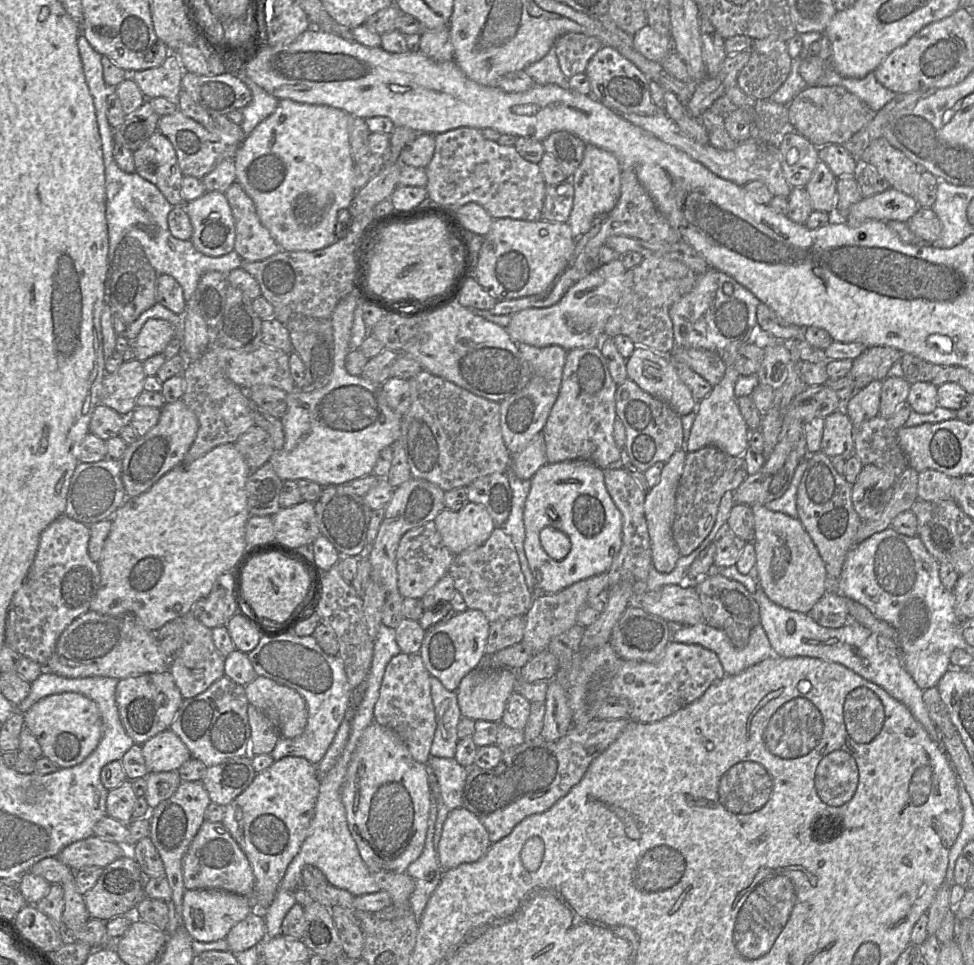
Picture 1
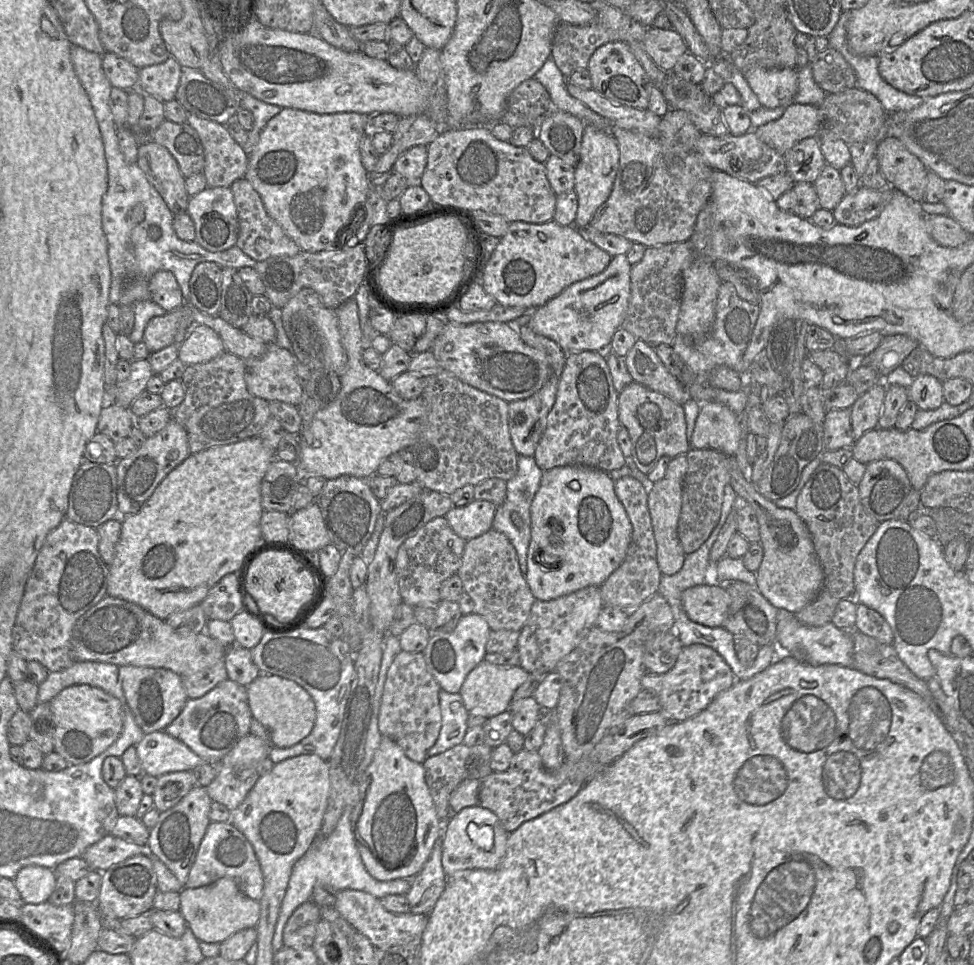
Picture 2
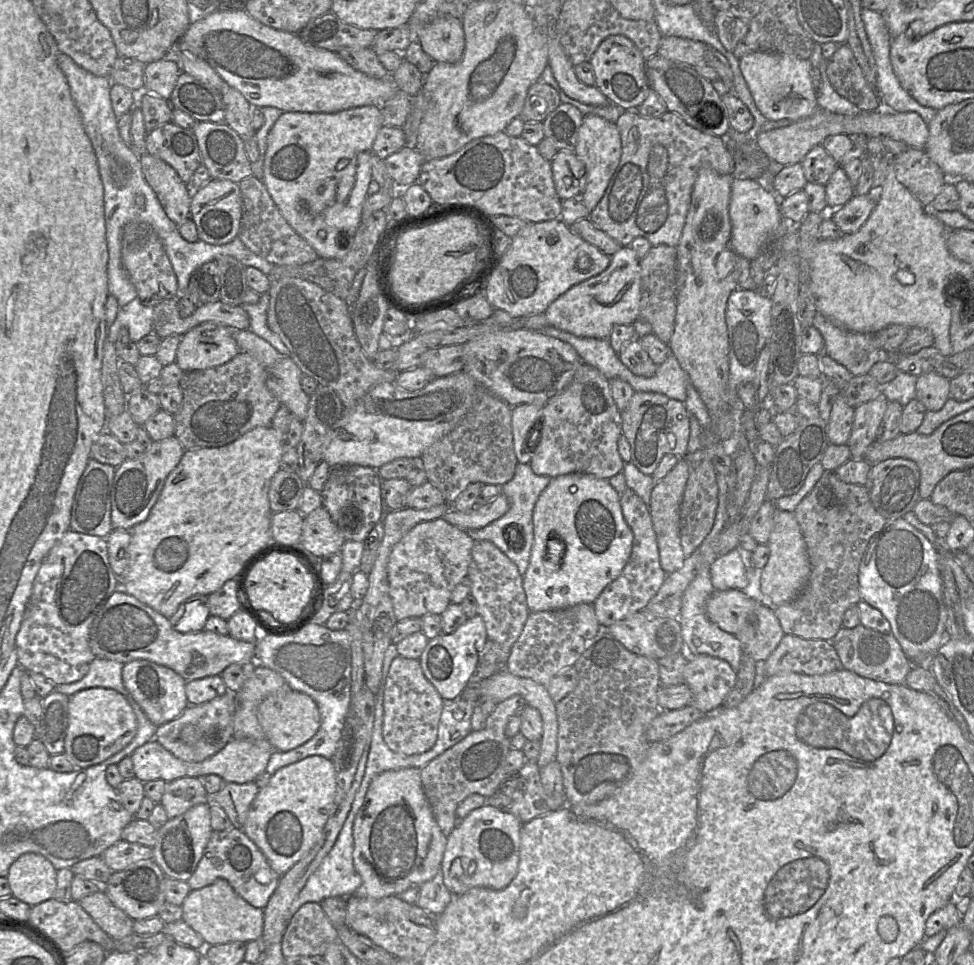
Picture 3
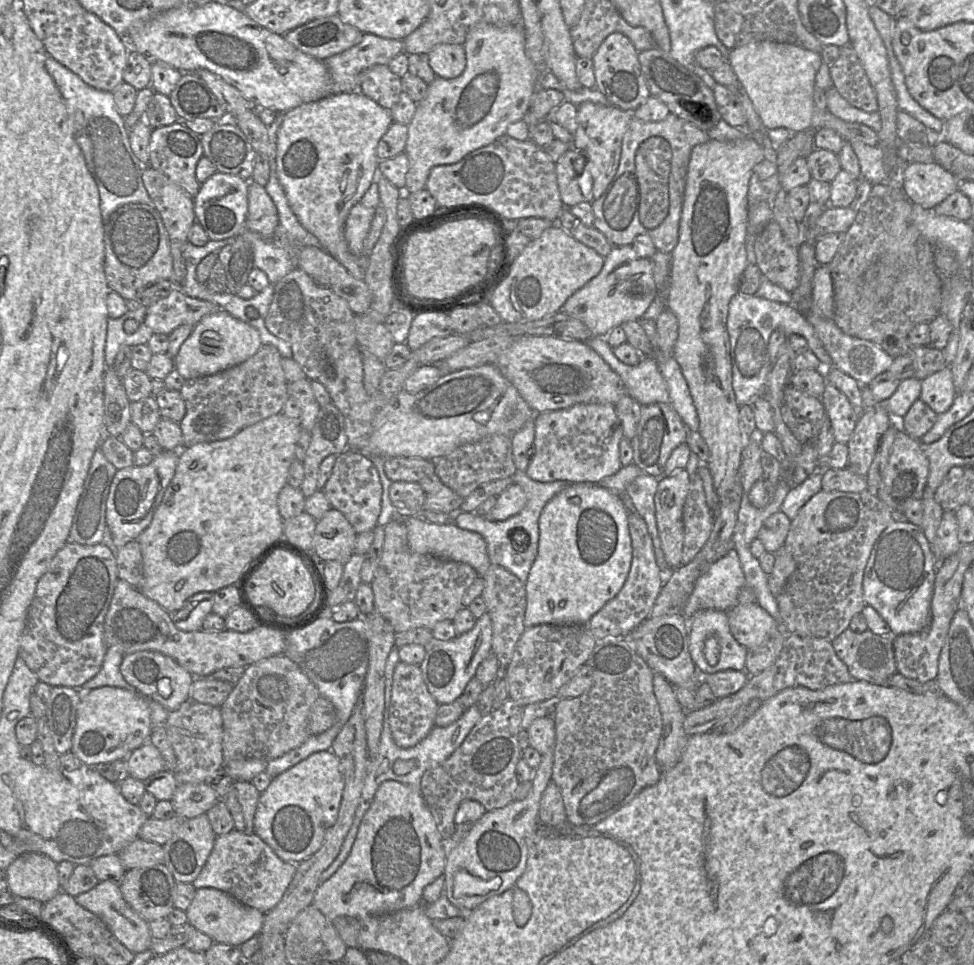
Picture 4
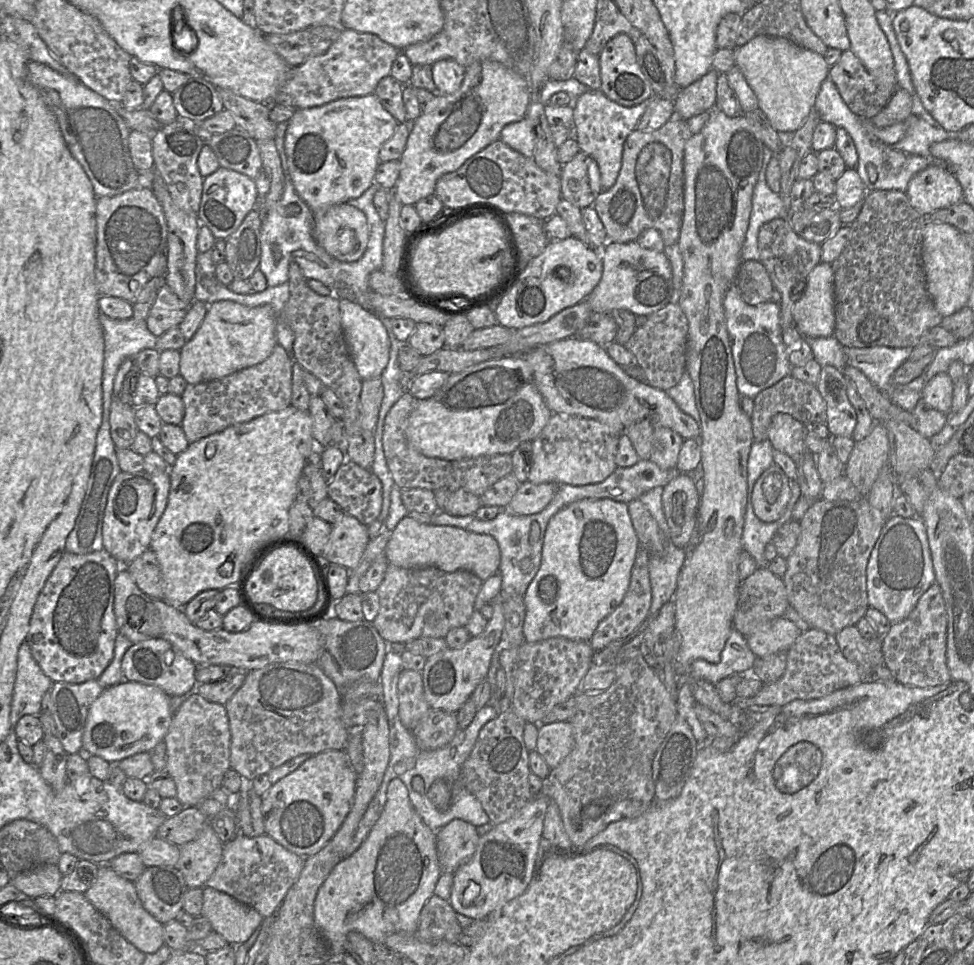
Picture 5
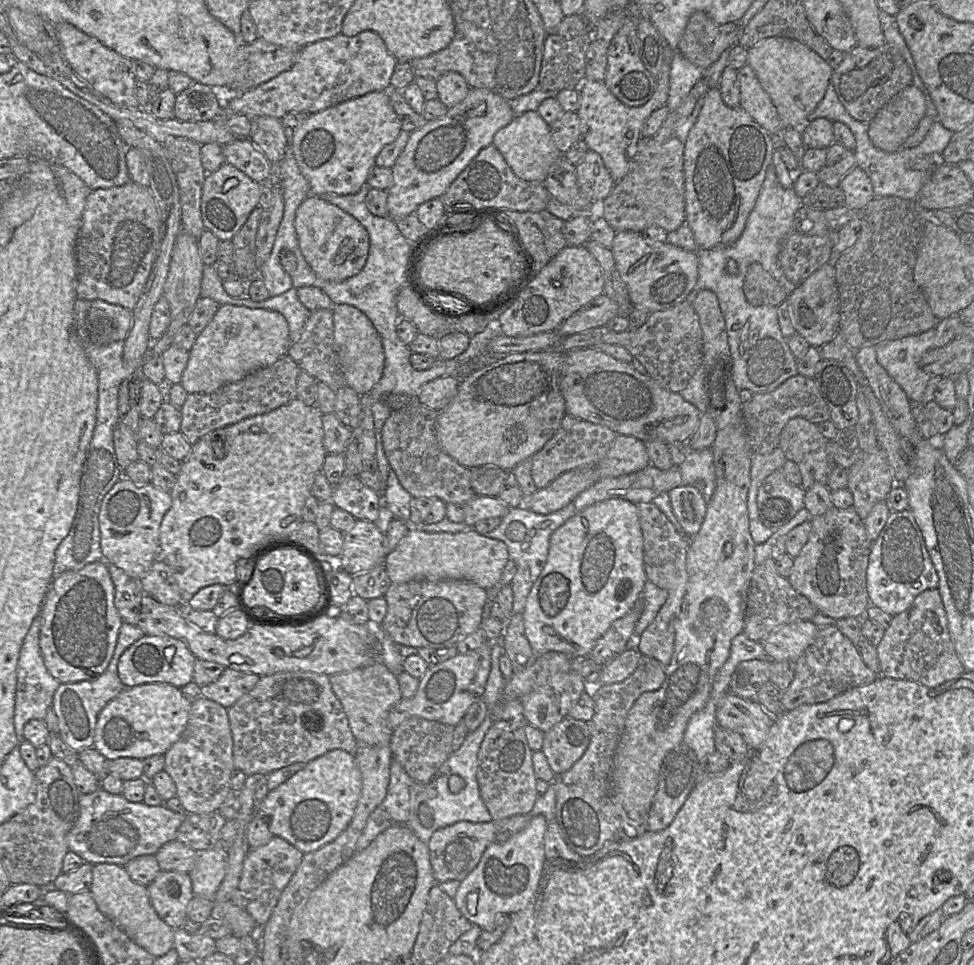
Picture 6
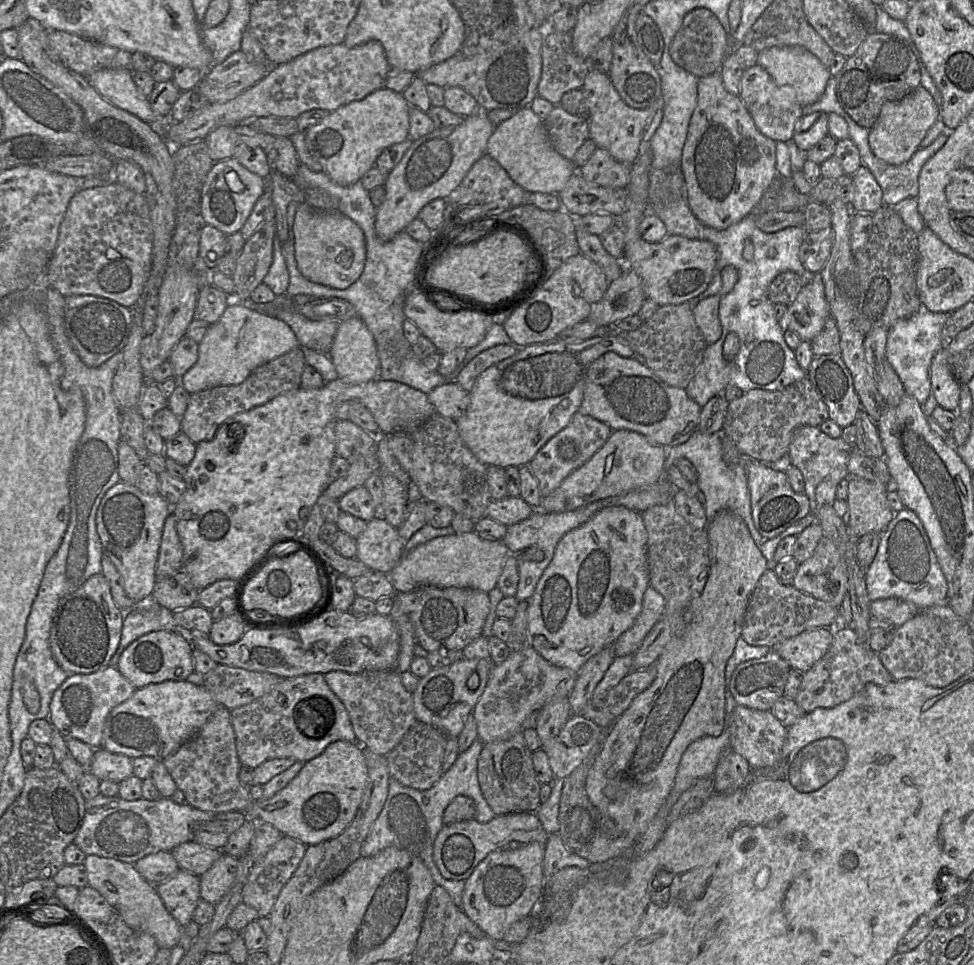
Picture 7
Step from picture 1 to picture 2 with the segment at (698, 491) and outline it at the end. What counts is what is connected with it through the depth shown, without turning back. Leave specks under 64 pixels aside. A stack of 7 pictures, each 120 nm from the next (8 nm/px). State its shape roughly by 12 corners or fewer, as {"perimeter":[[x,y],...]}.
{"perimeter":[[686,453],[678,537],[687,555],[708,539],[730,483],[728,457]]}

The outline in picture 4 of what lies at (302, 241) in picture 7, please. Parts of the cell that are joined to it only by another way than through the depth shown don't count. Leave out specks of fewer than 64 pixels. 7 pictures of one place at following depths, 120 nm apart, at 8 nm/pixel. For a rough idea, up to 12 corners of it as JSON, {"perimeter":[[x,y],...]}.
{"perimeter":[[360,202],[346,219],[344,234],[355,256],[363,253],[376,209]]}

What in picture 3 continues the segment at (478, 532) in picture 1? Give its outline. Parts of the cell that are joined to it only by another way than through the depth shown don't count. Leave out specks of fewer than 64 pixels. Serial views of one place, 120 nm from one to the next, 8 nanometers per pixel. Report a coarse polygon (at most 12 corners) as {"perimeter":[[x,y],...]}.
{"perimeter":[[499,494],[469,511],[450,509],[445,519],[463,530],[480,529],[502,517],[508,499]]}

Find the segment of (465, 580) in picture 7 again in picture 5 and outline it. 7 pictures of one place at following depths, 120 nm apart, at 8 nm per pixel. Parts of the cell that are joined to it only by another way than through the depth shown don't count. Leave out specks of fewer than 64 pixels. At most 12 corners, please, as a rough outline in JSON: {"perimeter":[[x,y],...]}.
{"perimeter":[[409,515],[390,533],[397,567],[499,572],[491,535],[423,524]]}

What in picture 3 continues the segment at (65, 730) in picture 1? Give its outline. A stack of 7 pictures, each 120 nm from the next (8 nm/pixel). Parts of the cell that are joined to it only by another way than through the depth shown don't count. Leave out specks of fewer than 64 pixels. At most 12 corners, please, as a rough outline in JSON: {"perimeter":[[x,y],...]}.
{"perimeter":[[102,687],[69,696],[64,754],[77,768],[125,748],[137,717]]}

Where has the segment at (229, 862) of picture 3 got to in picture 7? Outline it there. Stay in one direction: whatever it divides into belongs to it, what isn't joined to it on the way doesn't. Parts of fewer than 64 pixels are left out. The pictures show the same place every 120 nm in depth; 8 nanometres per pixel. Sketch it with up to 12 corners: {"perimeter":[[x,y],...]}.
{"perimeter":[[282,836],[251,864],[242,902],[269,916],[306,847]]}

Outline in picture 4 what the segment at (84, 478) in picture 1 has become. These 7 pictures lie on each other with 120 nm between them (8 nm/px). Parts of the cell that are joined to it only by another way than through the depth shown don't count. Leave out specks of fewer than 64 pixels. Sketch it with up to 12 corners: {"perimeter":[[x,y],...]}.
{"perimeter":[[94,452],[69,542],[113,547],[106,505],[117,468]]}

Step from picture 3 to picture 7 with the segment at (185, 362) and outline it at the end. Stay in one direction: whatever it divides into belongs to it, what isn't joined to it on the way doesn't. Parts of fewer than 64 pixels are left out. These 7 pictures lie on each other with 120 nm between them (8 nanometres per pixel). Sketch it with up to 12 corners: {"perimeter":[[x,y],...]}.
{"perimeter":[[231,301],[178,380],[238,385],[299,346],[284,321]]}

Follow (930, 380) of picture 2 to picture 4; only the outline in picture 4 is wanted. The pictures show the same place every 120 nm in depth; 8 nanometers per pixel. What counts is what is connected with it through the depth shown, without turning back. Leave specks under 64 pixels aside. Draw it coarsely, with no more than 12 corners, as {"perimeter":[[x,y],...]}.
{"perimeter":[[949,366],[921,380],[919,399],[936,414],[957,390]]}

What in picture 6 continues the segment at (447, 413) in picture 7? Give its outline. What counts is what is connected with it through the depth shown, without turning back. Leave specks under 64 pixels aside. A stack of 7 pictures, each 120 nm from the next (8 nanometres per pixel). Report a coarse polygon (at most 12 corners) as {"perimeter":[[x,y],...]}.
{"perimeter":[[436,378],[416,400],[440,411],[457,395],[459,380]]}

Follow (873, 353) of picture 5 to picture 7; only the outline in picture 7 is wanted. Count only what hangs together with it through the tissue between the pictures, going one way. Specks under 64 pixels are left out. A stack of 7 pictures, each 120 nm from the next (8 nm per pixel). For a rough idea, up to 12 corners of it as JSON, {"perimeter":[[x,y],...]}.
{"perimeter":[[923,305],[888,331],[886,356],[907,394],[931,394],[930,365],[950,313]]}

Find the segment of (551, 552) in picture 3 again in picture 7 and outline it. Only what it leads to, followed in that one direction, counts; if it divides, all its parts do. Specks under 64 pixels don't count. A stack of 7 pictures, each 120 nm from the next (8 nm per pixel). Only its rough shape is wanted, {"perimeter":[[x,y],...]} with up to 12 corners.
{"perimeter":[[641,513],[567,532],[528,600],[530,646],[579,673],[650,585]]}

